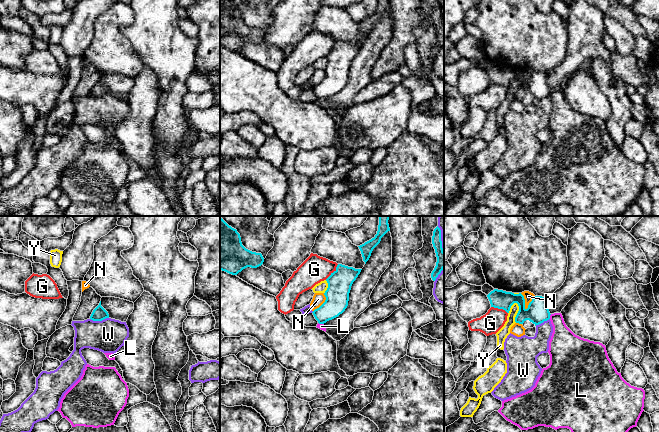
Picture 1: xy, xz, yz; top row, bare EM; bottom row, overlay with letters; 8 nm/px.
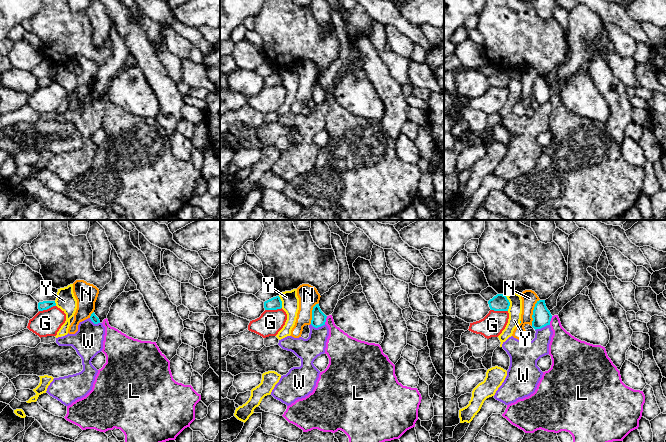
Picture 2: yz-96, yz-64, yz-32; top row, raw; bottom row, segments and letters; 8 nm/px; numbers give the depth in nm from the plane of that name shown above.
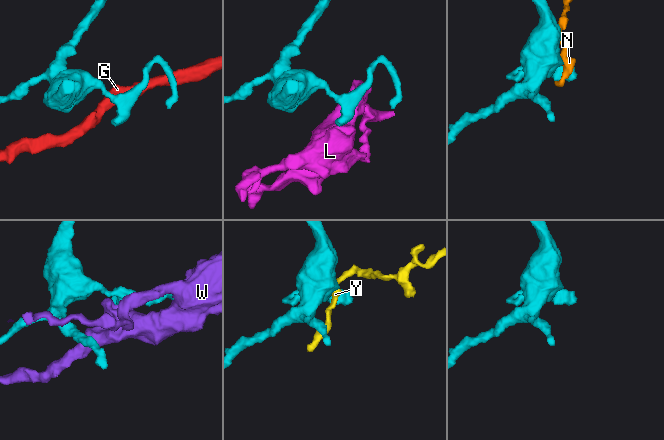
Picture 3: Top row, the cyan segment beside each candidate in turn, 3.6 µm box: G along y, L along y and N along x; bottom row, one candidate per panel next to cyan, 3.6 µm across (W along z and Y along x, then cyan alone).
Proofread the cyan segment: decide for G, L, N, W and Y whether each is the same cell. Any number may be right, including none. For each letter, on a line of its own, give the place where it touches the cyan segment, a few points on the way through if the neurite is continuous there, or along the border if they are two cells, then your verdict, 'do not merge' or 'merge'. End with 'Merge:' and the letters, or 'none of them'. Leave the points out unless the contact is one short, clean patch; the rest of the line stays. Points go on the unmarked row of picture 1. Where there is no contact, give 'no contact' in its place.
G: contact xz (333, 48); border xz (338, 40), (325, 55); do not merge
L: contact yz (549, 92); border yz (551, 90), (549, 94); do not merge
N: contact yz (524, 77); border yz (520, 69), (523, 72), (526, 85); do not merge
W: contact xy (99, 96); do not merge
Y: contact yz (518, 88); border yz (514, 78), (518, 82), (518, 88), (515, 93), (516, 98); do not merge
Merge: none of them

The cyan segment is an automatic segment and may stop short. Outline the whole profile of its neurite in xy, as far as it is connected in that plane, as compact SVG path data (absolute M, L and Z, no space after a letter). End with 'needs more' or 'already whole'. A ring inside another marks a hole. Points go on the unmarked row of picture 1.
M101 77L99 81L93 86L90 95L93 97L102 97L109 94L108 88L101 82Z | already whole

